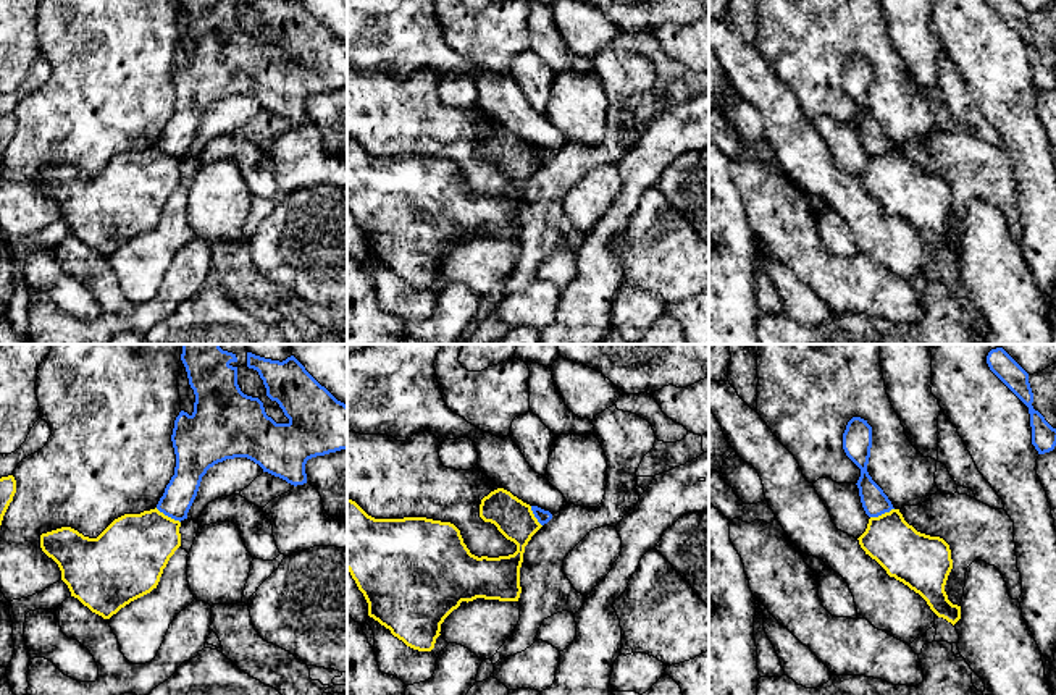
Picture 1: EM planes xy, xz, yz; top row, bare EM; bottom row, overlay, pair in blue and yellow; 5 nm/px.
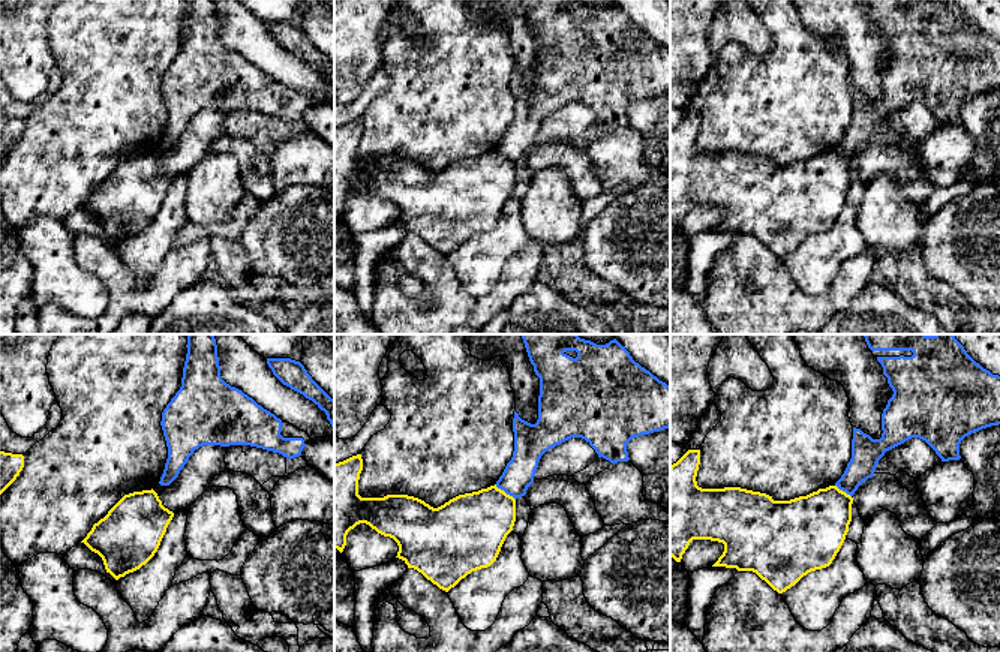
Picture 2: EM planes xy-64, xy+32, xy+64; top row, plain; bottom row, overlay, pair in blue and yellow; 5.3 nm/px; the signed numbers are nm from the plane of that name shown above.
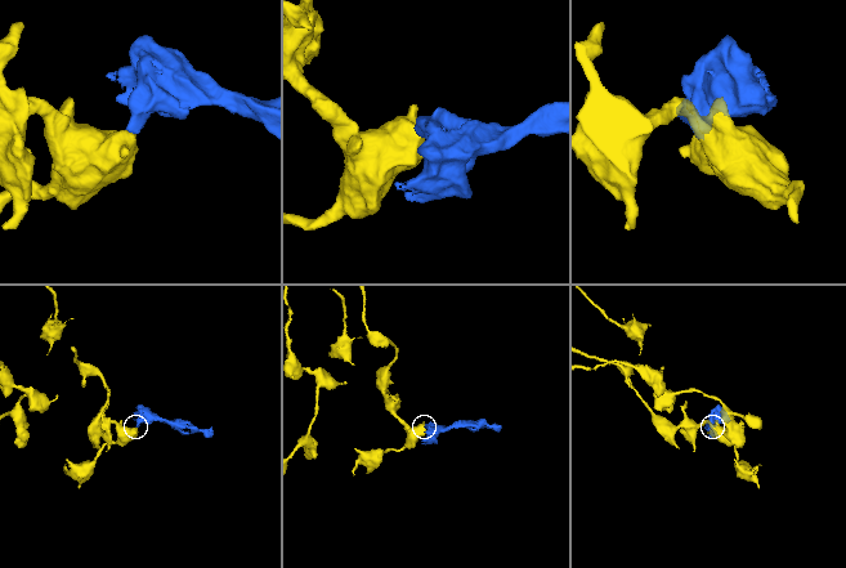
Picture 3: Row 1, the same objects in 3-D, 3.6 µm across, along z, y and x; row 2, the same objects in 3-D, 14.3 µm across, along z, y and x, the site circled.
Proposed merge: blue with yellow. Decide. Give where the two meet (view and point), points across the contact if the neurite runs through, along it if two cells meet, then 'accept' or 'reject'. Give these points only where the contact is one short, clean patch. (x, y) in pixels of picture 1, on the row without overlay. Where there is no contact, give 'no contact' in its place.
meets blue in xy at (168, 154); border along xy (155, 146), (180, 160); reject

